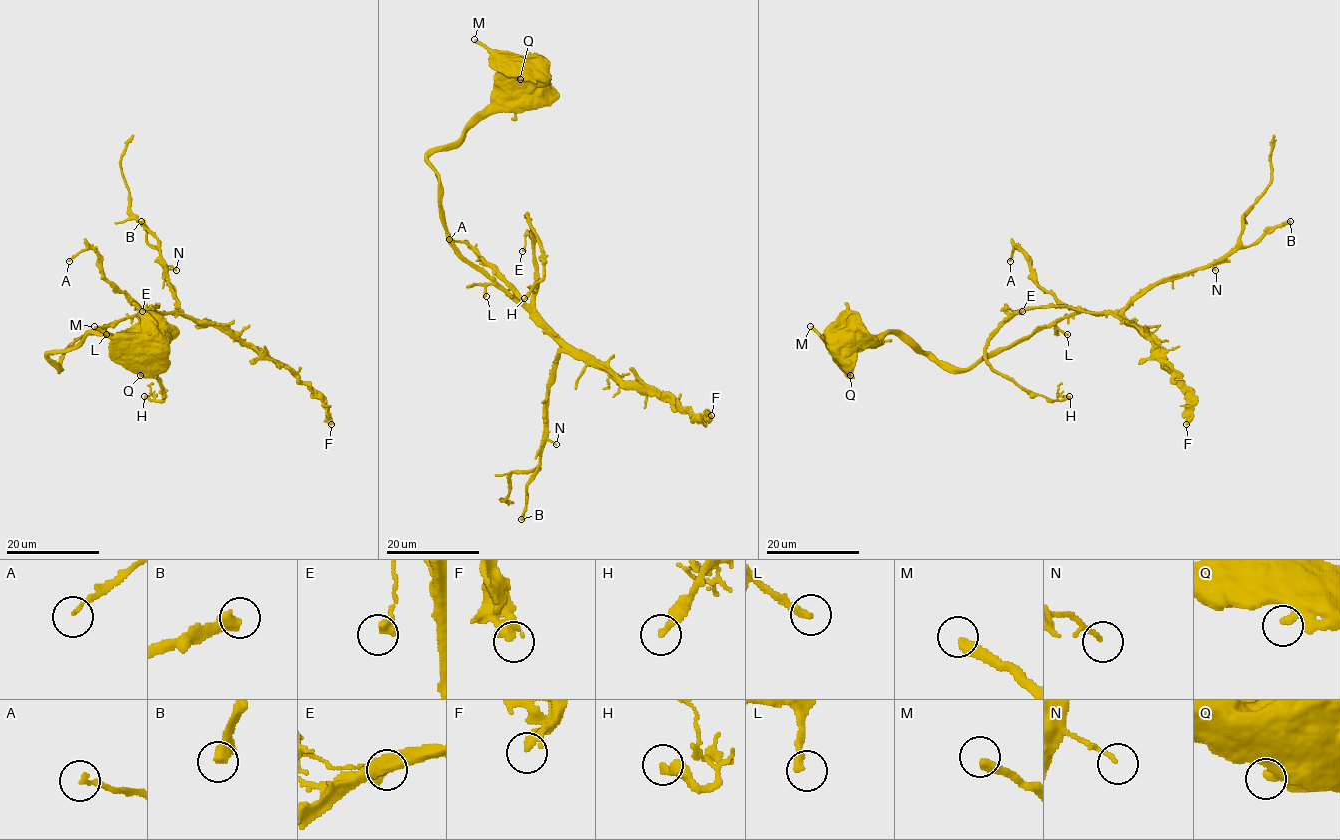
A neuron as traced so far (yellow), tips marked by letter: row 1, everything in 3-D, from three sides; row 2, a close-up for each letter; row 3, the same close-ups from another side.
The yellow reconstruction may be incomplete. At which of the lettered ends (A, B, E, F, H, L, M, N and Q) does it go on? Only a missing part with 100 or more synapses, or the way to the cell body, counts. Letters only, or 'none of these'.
none of these

